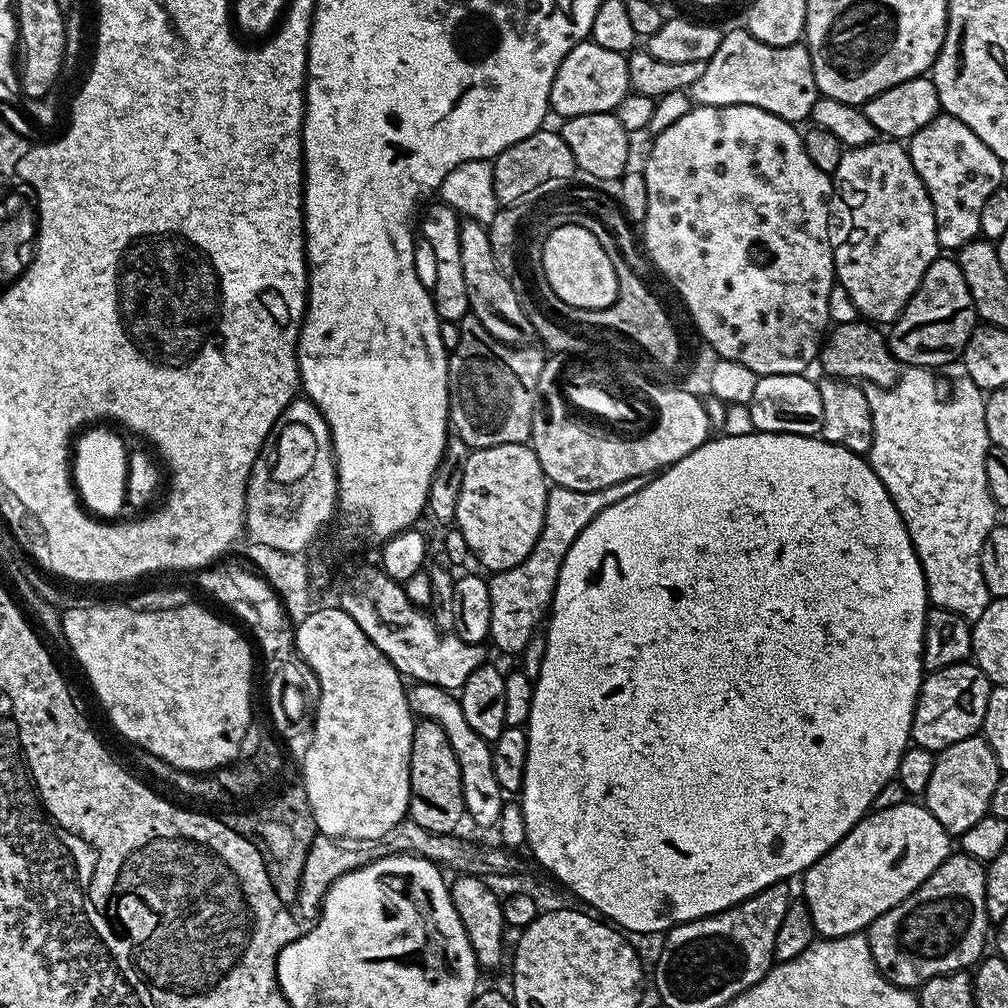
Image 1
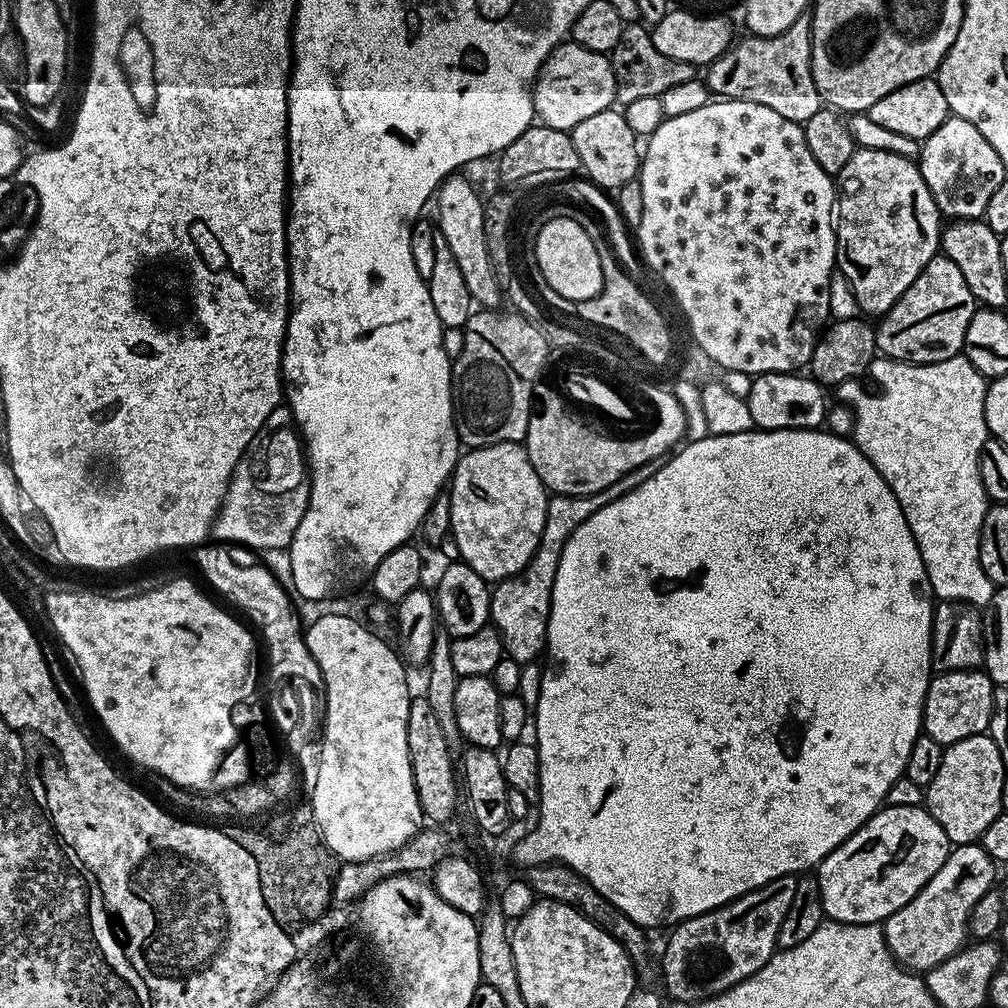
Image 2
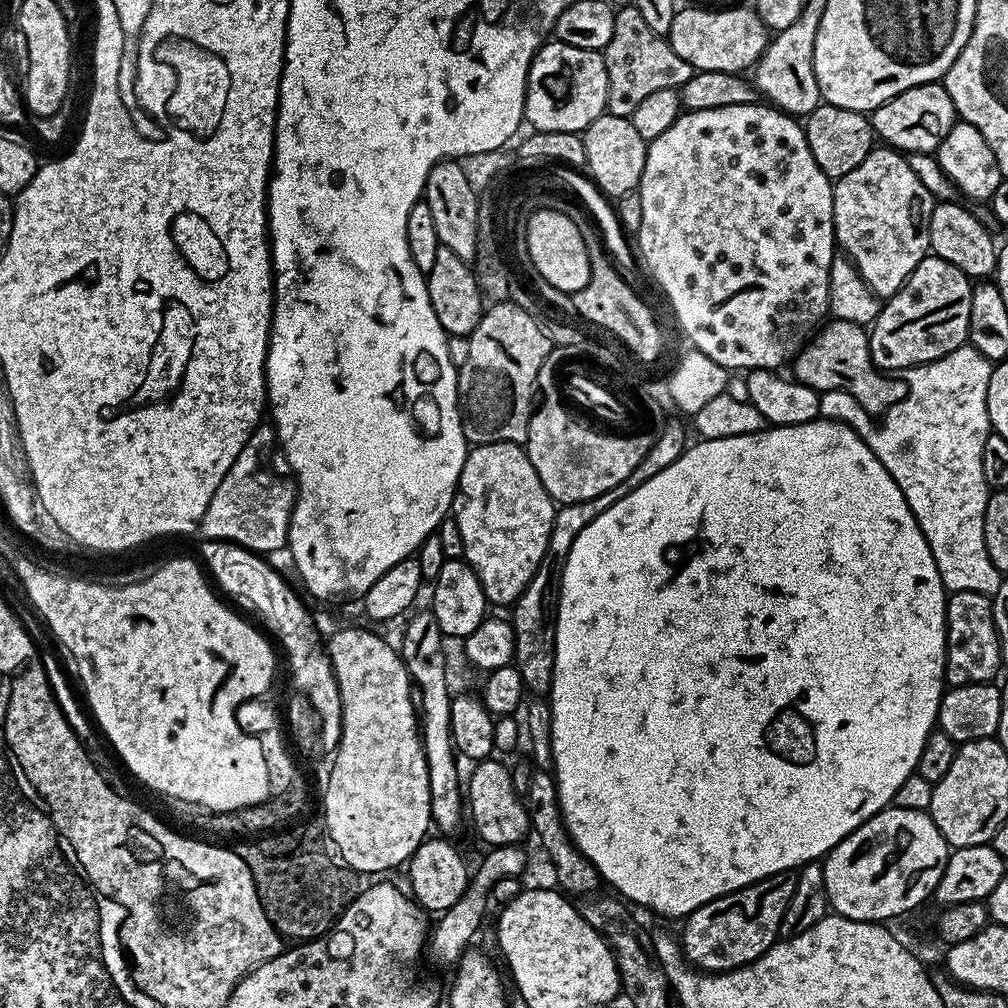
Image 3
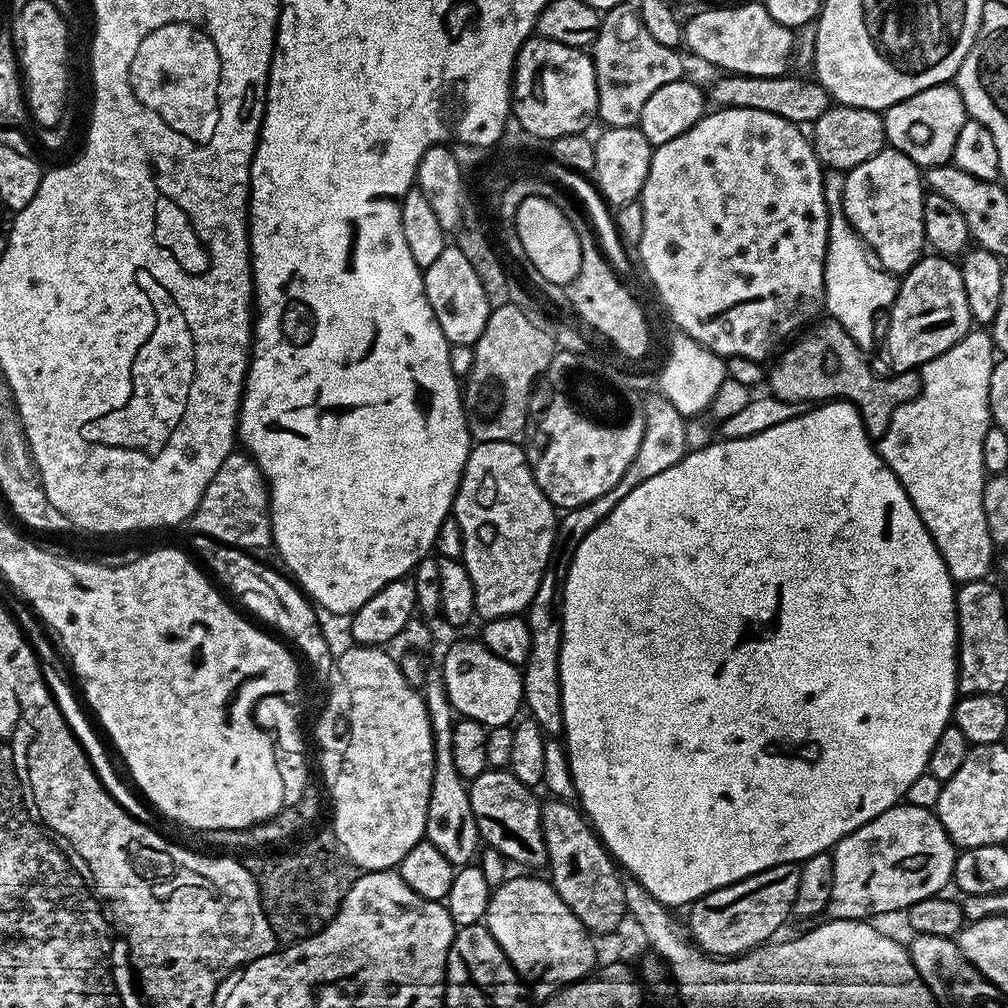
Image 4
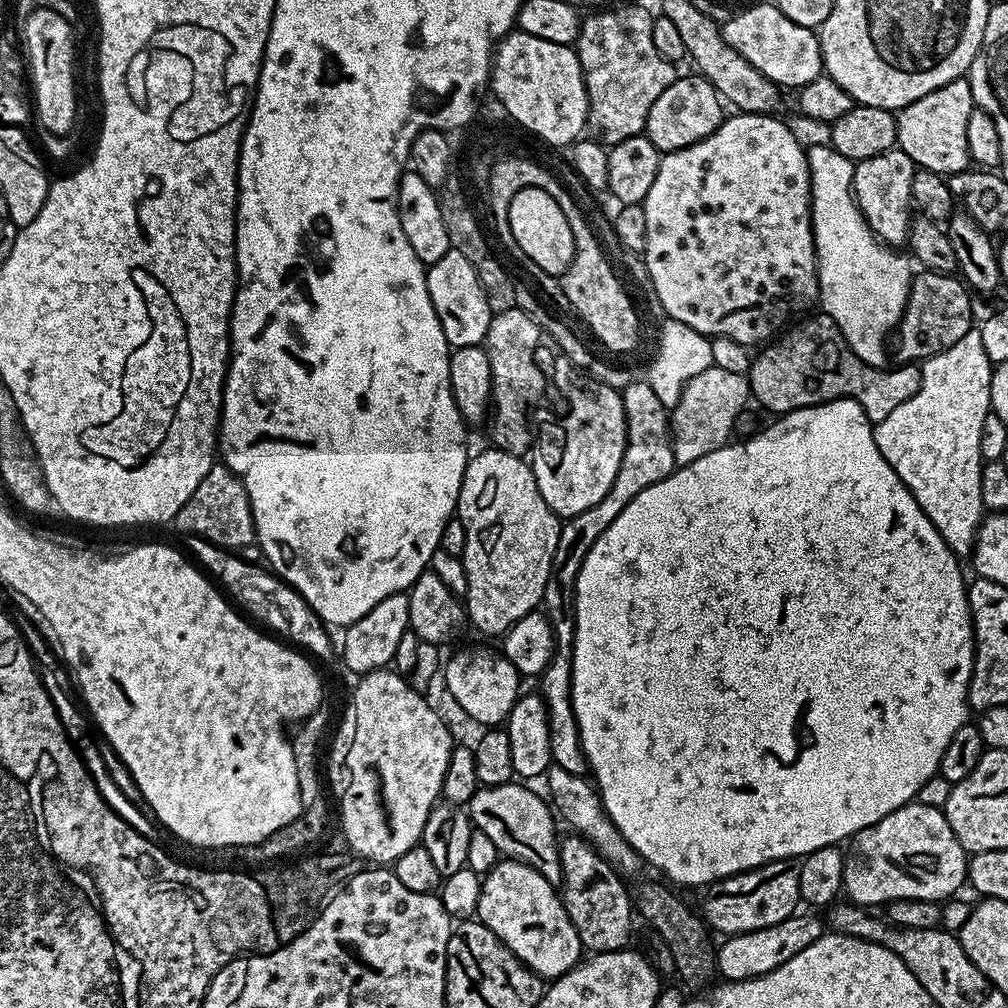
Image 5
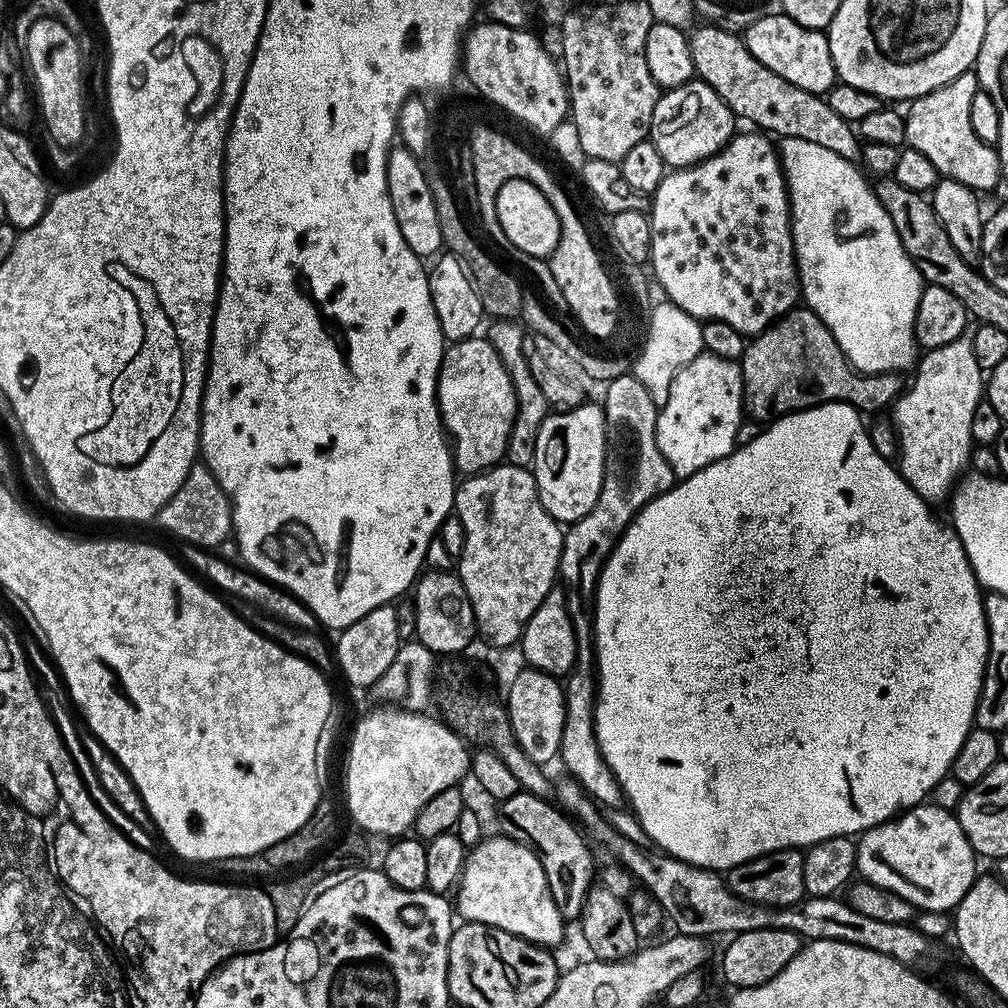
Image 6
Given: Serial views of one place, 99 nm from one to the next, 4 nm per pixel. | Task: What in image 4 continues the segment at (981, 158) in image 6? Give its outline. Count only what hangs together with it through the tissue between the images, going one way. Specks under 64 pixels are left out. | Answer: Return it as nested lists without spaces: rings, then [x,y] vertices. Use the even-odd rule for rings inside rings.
[[[952,82],[930,86],[894,106],[883,109],[882,115],[885,141],[924,170],[951,161],[954,142],[958,142],[958,130],[962,130],[966,119],[962,94]]]

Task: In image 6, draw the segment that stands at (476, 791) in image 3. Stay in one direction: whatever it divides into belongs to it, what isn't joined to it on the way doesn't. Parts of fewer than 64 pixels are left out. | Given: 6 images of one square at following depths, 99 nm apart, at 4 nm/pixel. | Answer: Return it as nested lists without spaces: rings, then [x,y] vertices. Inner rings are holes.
[[[523,790],[499,801],[499,831],[511,840],[517,840],[519,844],[528,845],[536,853],[542,862],[542,870],[546,870],[550,894],[558,910],[565,918],[576,918],[584,909],[584,899],[588,897],[588,890],[594,884],[592,880],[594,852],[585,833],[555,803],[552,805],[547,804],[548,802],[545,797]]]

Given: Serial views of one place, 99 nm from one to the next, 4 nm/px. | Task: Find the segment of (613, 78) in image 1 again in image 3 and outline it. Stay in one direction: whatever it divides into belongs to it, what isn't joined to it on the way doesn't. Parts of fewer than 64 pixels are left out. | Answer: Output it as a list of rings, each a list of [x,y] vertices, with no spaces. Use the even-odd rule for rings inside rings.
[[[552,38],[540,45],[528,71],[526,94],[524,95],[524,119],[533,123],[537,132],[583,133],[594,118],[605,115],[608,106],[608,79],[606,62],[600,52],[582,50],[578,46],[564,44]]]

